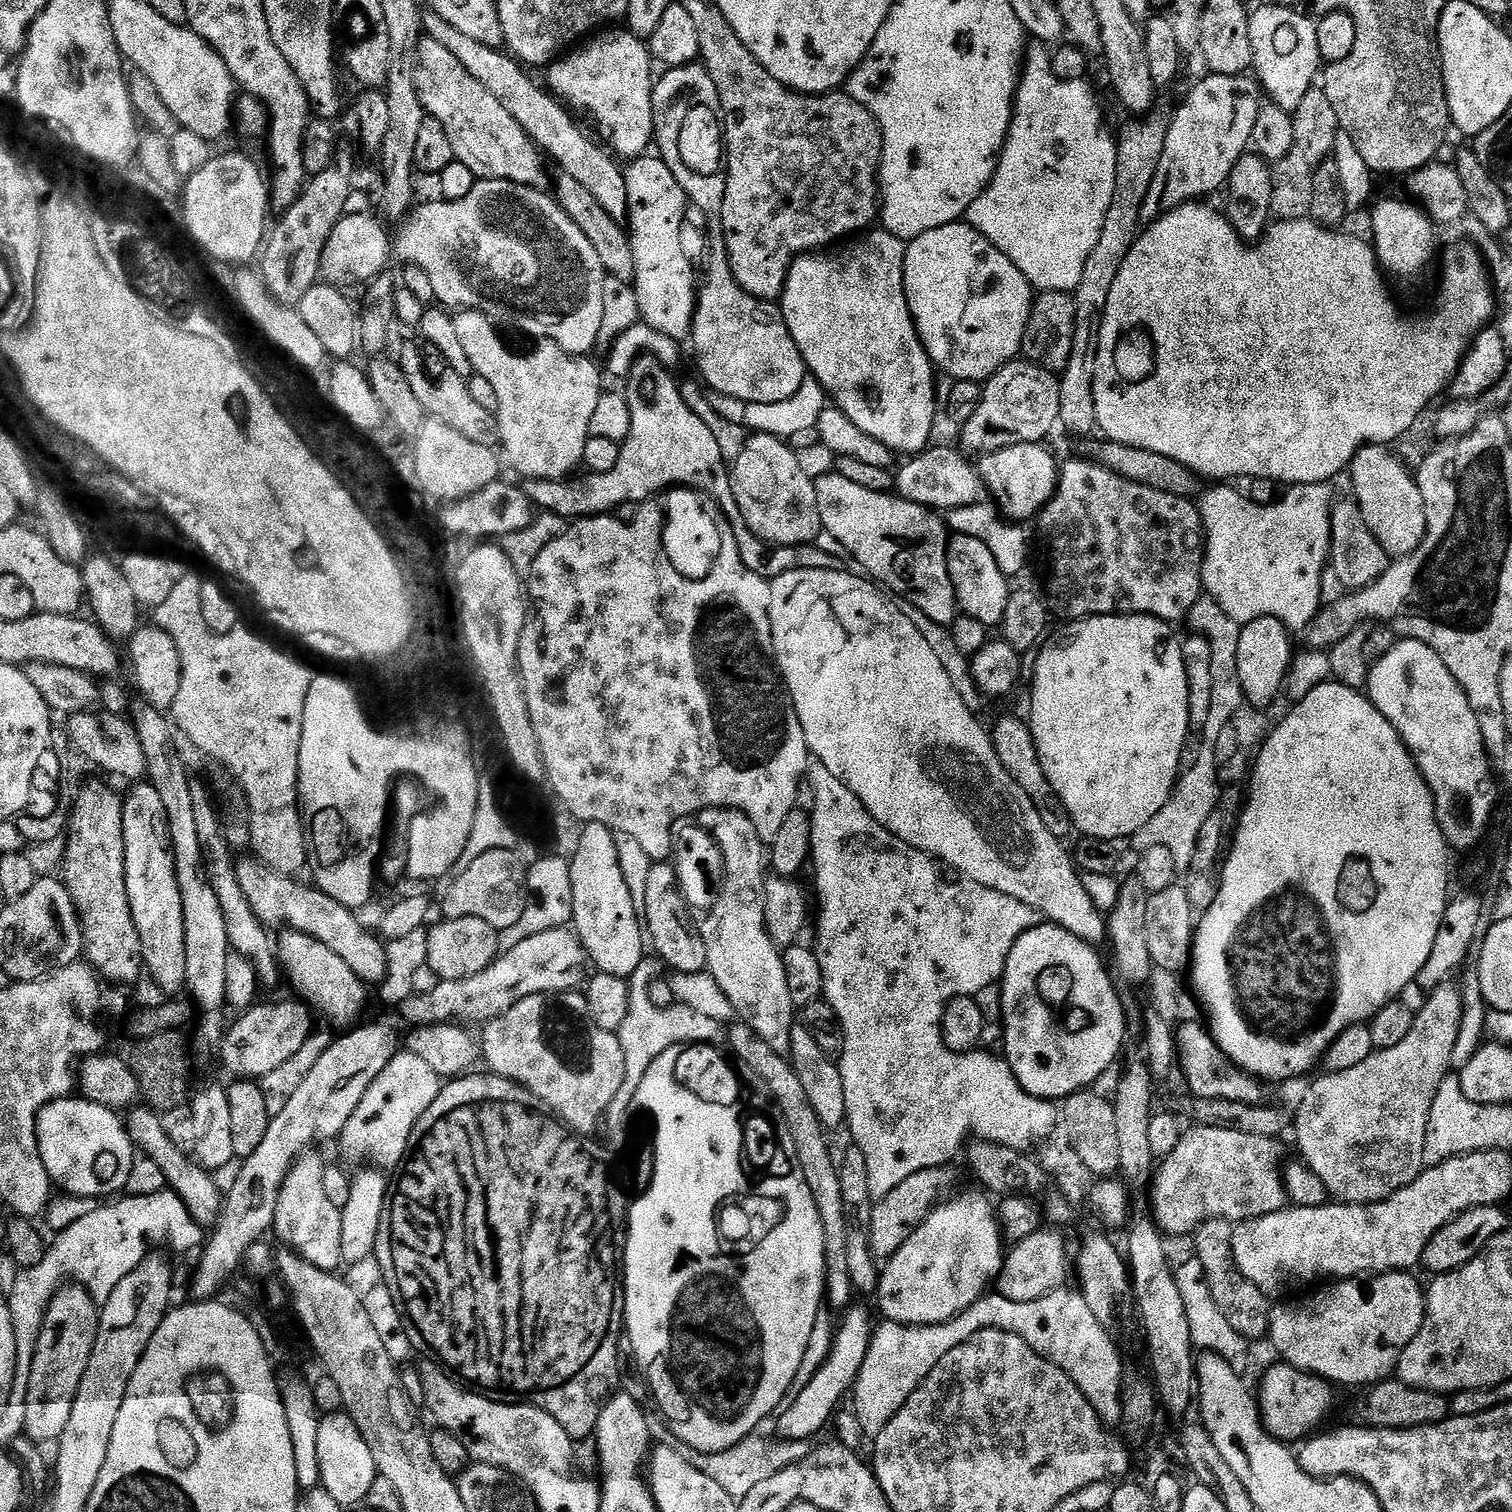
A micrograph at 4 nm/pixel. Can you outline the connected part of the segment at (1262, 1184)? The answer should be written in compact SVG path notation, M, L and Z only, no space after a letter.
M1189 1127L1178 1150L1159 1165L1151 1185L1152 1208L1156 1211L1154 1220L1160 1231L1169 1237L1191 1237L1208 1220L1243 1222L1284 1211L1289 1207L1290 1201L1288 1189L1284 1187L1282 1163L1280 1164L1284 1152L1280 1149L1280 1144L1279 1139L1244 1134L1238 1130Z

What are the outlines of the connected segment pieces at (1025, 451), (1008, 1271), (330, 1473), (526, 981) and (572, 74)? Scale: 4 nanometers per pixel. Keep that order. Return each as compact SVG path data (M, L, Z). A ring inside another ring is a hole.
M1043 443L1015 444L999 448L996 452L981 455L978 460L980 475L985 485L996 497L995 503L1001 513L1013 522L1025 522L1039 517L1040 511L1052 500L1056 493L1056 483L1060 481L1058 460L1044 449Z
M1042 1230L1026 1241L1017 1243L1016 1248L1007 1253L1004 1269L998 1281L999 1295L1010 1302L1038 1302L1050 1294L1069 1287L1068 1279L1074 1276L1074 1256L1068 1253L1068 1240L1063 1231Z
M328 1414L321 1419L318 1432L318 1462L323 1491L330 1493L339 1504L360 1504L368 1495L368 1499L373 1495L377 1487L376 1480L378 1481L376 1458L351 1416Z
M552 926L540 931L544 932L518 941L509 952L507 949L497 956L489 968L470 978L440 980L429 992L413 994L402 1005L405 1018L412 1026L452 1021L483 1026L489 1020L506 1014L514 1005L522 1002L522 998L579 989L590 976L589 954L580 937L568 926Z
M621 30L617 36L608 36L605 40L595 40L581 43L575 50L561 55L547 69L547 87L571 109L589 112L606 132L607 143L617 157L639 158L649 151L654 140L652 53L645 41L627 30Z

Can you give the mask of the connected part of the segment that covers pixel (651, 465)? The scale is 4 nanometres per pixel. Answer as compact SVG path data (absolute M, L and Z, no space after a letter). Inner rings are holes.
M641 356L632 367L626 380L628 383L626 395L630 406L630 434L620 445L618 466L614 470L610 470L610 474L598 474L597 476L584 474L581 480L576 480L577 478L528 480L522 489L528 496L529 502L539 511L541 508L544 512L553 512L554 515L568 520L564 522L575 522L581 518L615 513L616 509L623 504L643 505L655 497L652 496L655 492L662 491L661 493L663 493L665 490L672 490L677 486L691 486L715 501L727 527L734 530L734 538L738 542L738 554L742 554L742 562L763 580L771 582L796 570L845 571L844 560L834 558L834 554L826 554L821 548L812 544L801 544L795 548L773 546L762 538L758 538L754 534L754 530L750 530L750 526L746 526L746 518L742 518L742 510L734 498L729 461L725 460L722 450L718 450L718 441L714 439L714 434L710 434L710 426L706 426L706 422L702 422L702 418L698 418L698 414L694 414L694 410L690 410L690 406L686 406L680 393L680 384L672 376L675 375L663 364L653 360L651 356Z

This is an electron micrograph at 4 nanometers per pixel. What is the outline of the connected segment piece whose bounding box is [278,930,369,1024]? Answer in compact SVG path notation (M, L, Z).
M284 930L278 936L278 959L309 1005L322 1008L336 1024L352 1024L364 1012L368 1000L369 985L361 980L346 958L340 958L330 946L326 946L305 932Z

